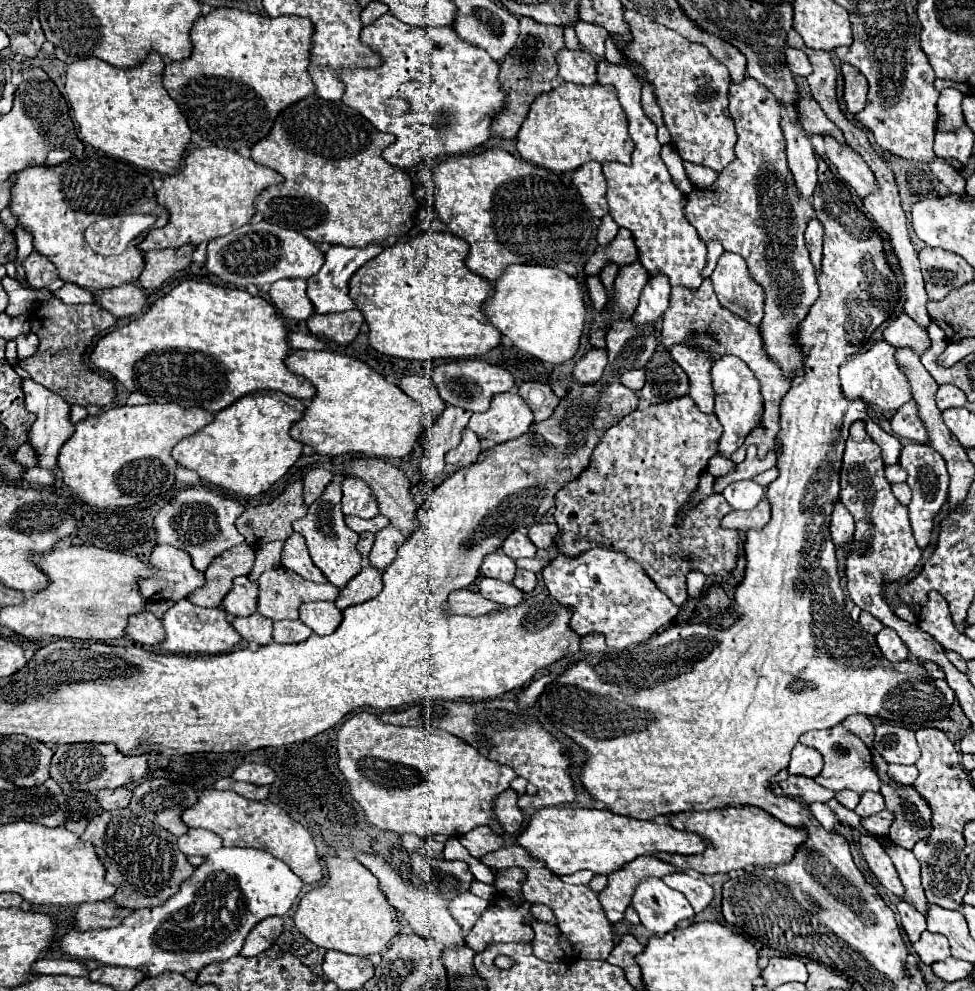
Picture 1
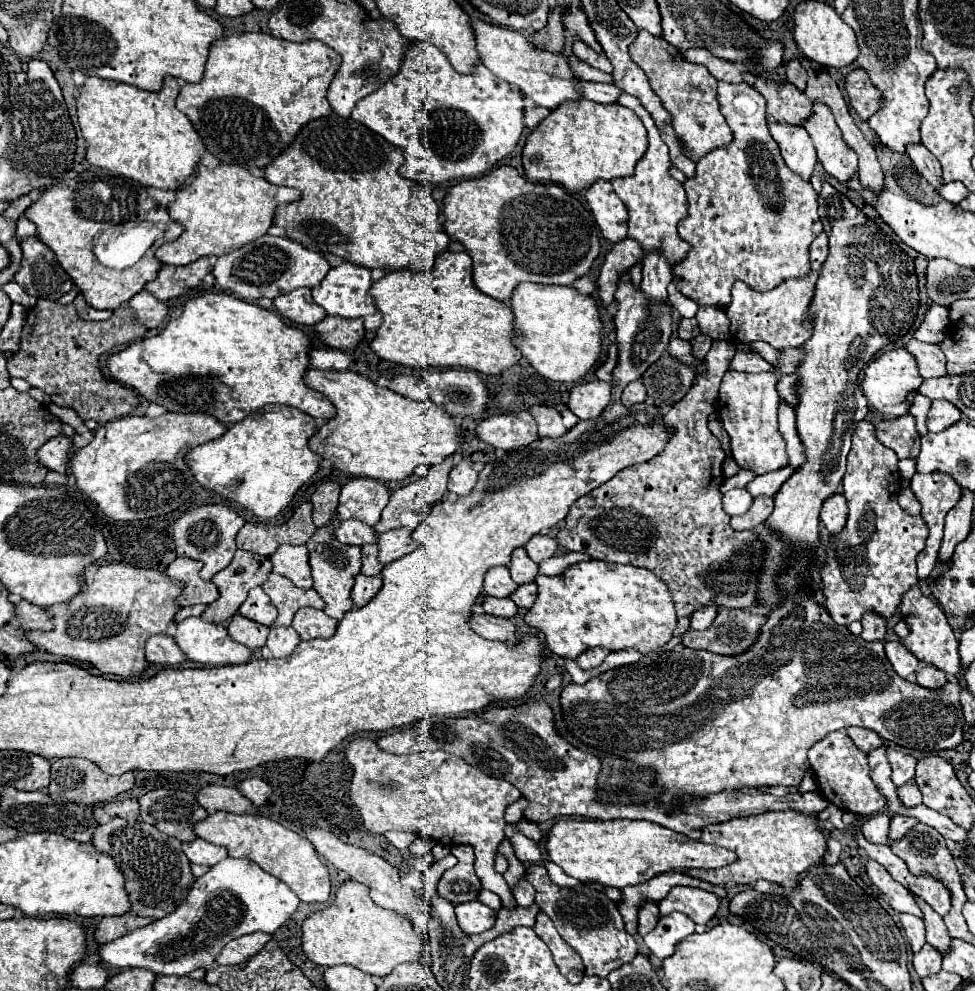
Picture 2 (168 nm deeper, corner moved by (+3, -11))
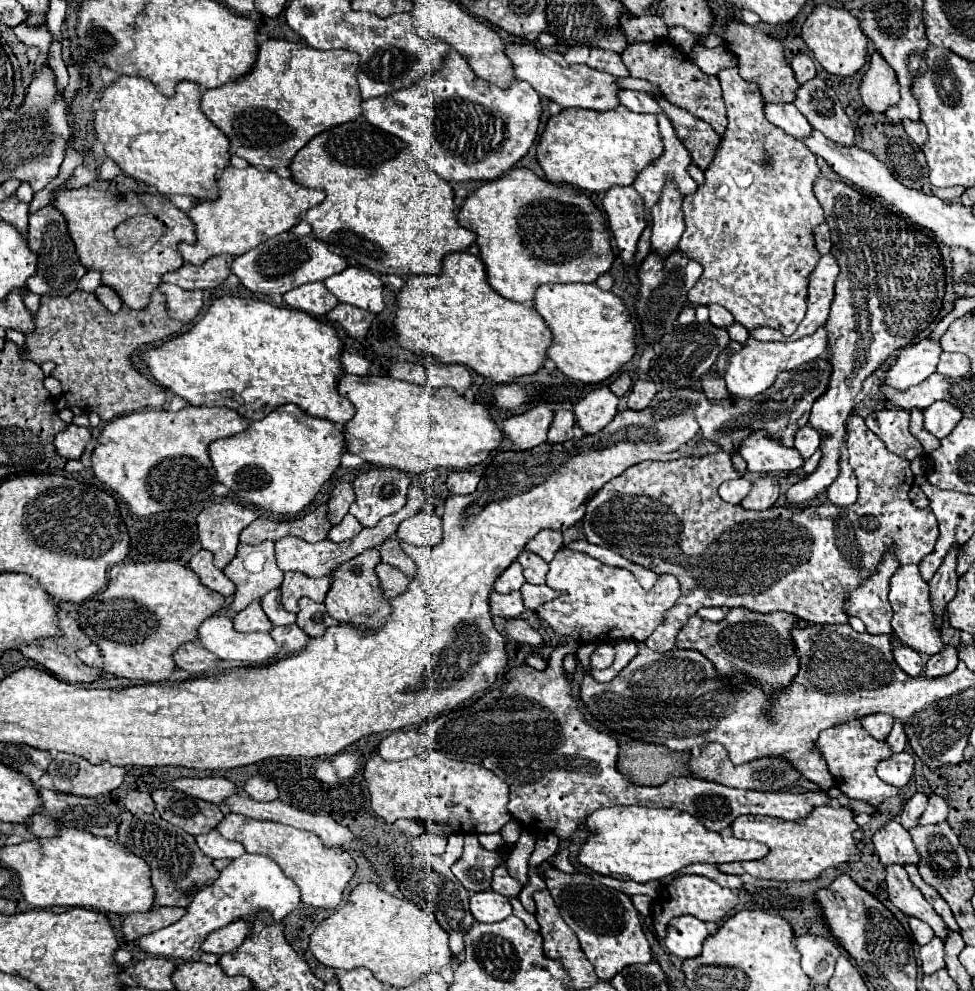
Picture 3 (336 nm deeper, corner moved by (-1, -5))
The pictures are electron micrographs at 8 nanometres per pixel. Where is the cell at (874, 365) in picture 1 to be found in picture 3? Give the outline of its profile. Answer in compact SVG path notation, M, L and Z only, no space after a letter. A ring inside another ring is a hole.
M930 339L902 347L900 355L888 367L882 385L906 391L912 385L922 383L926 377L936 373L940 351L942 351L940 343L934 343Z

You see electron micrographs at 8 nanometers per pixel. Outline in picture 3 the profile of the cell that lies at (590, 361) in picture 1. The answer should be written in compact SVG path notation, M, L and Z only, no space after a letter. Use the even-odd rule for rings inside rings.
M596 387L588 391L586 397L574 407L576 421L586 433L596 433L606 427L606 423L610 423L616 413L618 397L608 387Z

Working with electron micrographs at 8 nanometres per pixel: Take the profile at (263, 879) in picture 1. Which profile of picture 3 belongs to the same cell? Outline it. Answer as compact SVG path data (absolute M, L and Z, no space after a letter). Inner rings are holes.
M244 853L232 859L228 867L220 871L220 877L212 885L202 887L194 895L192 903L186 907L186 915L180 921L154 933L140 935L132 943L138 951L144 951L148 955L192 961L200 953L200 945L212 931L218 931L238 919L244 921L256 919L264 911L270 913L274 921L282 921L290 911L298 907L298 903L300 903L298 887L292 883L292 879L288 879L282 873L282 869L270 857Z

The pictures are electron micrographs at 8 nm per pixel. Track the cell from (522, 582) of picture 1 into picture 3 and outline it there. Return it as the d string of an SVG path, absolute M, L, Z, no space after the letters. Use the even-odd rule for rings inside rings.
M524 583L520 593L524 599L524 607L530 611L536 611L542 603L548 603L558 597L558 591L550 589L548 585L530 585L530 583Z

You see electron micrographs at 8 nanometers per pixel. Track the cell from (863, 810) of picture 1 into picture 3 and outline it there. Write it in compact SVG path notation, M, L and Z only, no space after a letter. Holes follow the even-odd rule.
M894 819L874 833L872 843L882 865L890 865L890 863L918 865L918 851L908 831L902 827L902 823Z

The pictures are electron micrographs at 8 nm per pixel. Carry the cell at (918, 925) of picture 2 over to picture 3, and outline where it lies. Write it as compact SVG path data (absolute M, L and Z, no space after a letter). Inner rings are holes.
M910 917L908 923L910 923L910 929L912 929L914 939L916 939L918 945L930 943L930 939L934 937L934 931L930 929L930 925L926 925L924 921L920 921L920 919L916 919L916 917Z

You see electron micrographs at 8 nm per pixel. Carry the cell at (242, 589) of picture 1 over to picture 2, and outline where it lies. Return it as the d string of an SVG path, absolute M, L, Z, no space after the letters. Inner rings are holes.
M256 587L248 593L248 599L238 609L238 613L242 613L244 617L248 617L260 625L266 625L266 627L270 627L278 617L278 611L270 603L270 597L260 587Z

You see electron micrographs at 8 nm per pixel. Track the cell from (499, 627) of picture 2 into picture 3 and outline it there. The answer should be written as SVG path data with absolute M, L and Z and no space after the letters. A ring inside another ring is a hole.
M516 617L516 619L504 619L504 633L512 635L512 639L528 645L540 645L542 635L528 625L528 621Z

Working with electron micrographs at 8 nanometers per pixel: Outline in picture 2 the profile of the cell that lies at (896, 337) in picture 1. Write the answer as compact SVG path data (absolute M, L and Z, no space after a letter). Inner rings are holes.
M912 339L912 341L906 345L906 349L916 357L920 375L922 375L924 379L948 375L948 373L946 373L946 357L944 357L944 353L940 351L938 345L928 345L928 343L922 343L922 341Z

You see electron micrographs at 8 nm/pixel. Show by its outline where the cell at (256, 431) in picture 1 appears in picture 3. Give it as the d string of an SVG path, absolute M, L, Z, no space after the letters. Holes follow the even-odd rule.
M286 403L274 409L270 415L266 415L262 421L250 423L246 431L210 443L208 455L216 471L216 479L220 483L230 487L234 493L240 491L240 497L248 499L258 507L264 507L266 511L288 515L288 513L298 513L314 499L320 487L332 477L332 473L340 465L342 449L344 449L344 435L332 421L312 417L306 411L302 411L298 405Z

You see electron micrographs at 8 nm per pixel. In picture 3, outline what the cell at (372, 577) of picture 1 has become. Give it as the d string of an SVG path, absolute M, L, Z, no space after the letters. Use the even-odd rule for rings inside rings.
M378 563L376 577L380 581L384 597L394 597L396 593L402 593L410 581L402 571L398 571L396 567L390 567L386 563Z

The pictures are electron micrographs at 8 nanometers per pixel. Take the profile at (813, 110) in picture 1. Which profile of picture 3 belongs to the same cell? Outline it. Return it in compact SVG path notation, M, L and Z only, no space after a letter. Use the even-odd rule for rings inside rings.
M738 21L728 23L724 39L730 43L730 49L738 55L740 75L746 81L758 83L760 93L766 103L794 103L800 83L796 81L790 63L784 59L784 49L776 39L768 37L766 33L762 33L756 27L750 27L750 25L744 25Z

